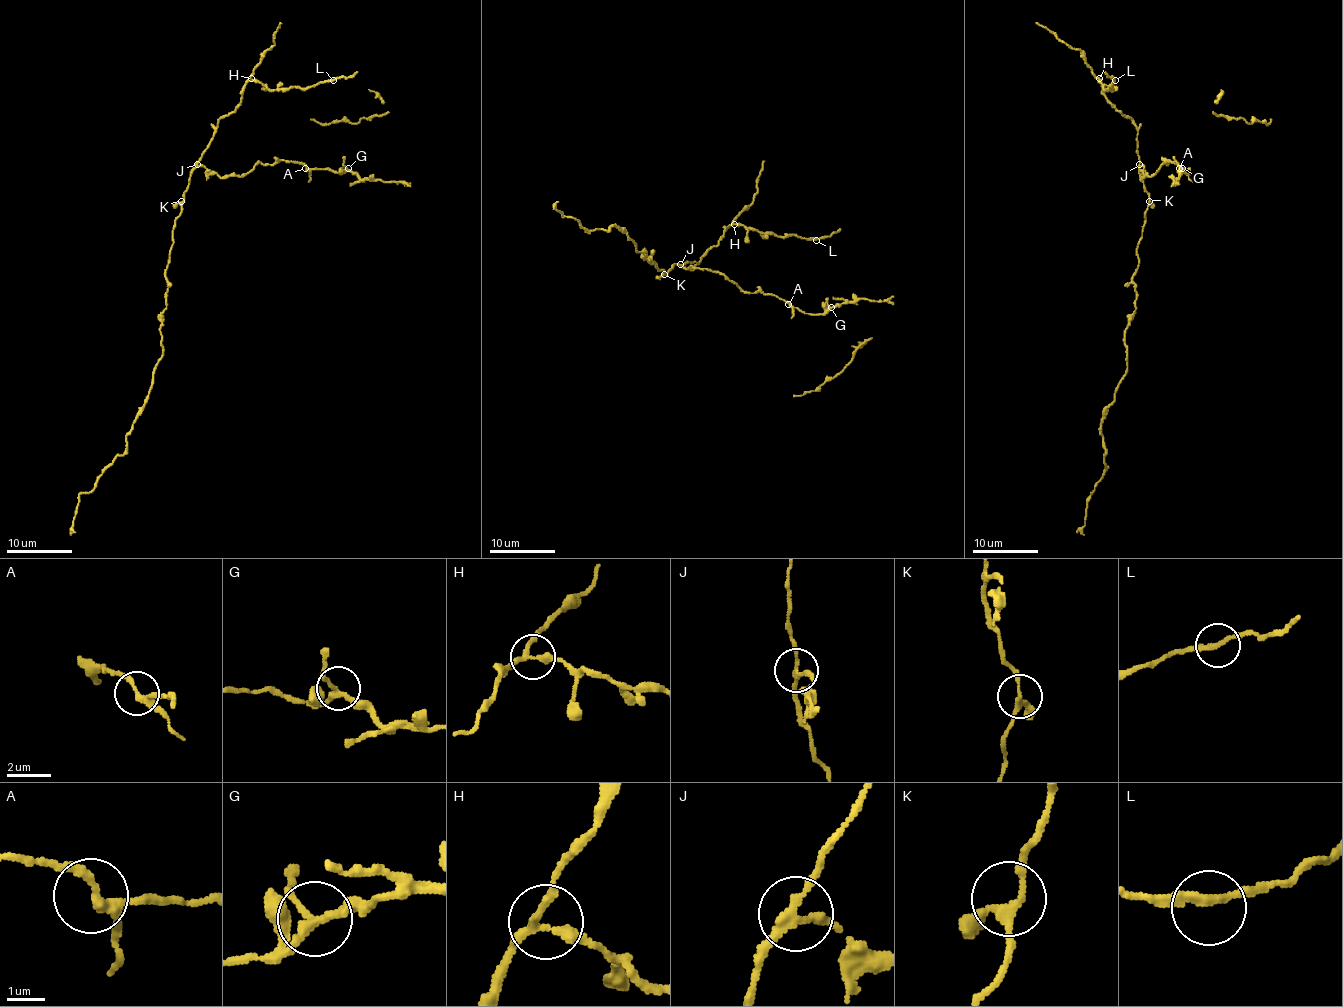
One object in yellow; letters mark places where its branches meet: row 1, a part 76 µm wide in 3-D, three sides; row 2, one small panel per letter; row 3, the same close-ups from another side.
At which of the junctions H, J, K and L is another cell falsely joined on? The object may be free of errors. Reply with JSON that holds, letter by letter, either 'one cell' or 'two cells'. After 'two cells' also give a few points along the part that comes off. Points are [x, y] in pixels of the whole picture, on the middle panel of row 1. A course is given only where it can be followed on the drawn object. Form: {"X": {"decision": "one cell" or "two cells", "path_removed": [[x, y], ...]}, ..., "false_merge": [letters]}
{"H": {"decision": "one cell"}, "J": {"decision": "two cells"}, "K": {"decision": "one cell"}, "L": {"decision": "one cell"}, "false_merge": ["J"]}

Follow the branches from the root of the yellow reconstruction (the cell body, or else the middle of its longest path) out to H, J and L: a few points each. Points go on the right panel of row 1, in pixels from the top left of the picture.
H: (1148, 202), (1149, 194), (1140, 173), (1136, 148), (1138, 127), (1110, 103), (1099, 78)
J: (1148, 202), (1149, 194), (1145, 189), (1140, 165)
L: (1148, 202), (1136, 148), (1138, 127), (1110, 103), (1099, 80), (1105, 90), (1115, 80)

